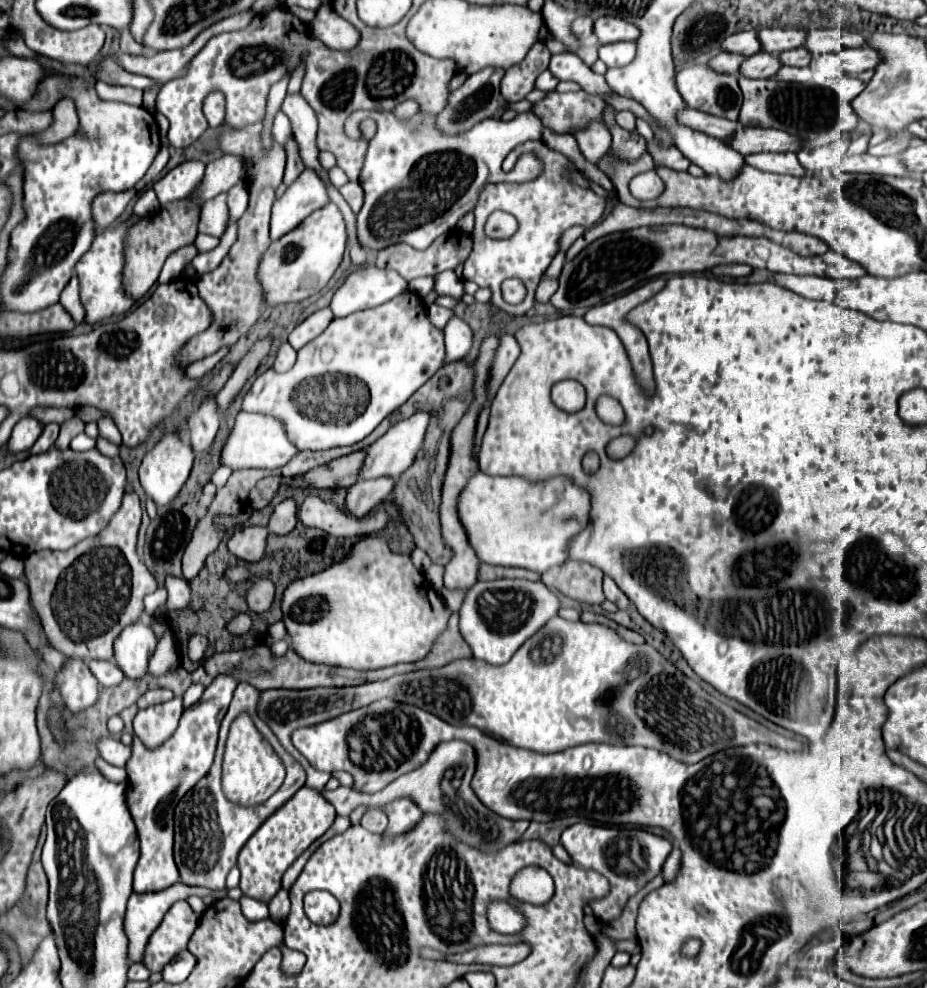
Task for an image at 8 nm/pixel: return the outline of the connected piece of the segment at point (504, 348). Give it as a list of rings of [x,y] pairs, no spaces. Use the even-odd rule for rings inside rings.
[[[502,336],[500,338],[500,348],[498,348],[498,354],[494,358],[494,372],[492,372],[492,378],[490,378],[490,386],[492,386],[492,396],[496,394],[500,382],[506,378],[506,374],[510,372],[512,364],[516,362],[520,354],[520,344],[516,342],[514,336]]]

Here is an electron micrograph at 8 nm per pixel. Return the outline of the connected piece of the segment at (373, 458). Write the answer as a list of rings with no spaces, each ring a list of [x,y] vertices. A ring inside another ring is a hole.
[[[416,412],[416,414],[410,416],[408,420],[400,420],[398,424],[394,424],[382,438],[378,438],[378,440],[368,448],[368,458],[364,460],[364,470],[360,472],[360,478],[362,478],[362,480],[380,478],[380,476],[398,478],[404,470],[408,470],[408,468],[412,466],[412,462],[416,460],[416,454],[418,454],[420,448],[424,446],[430,418],[432,418],[430,412]]]

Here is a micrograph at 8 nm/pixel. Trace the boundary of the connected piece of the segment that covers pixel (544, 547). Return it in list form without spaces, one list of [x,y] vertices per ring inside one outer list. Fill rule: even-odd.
[[[478,472],[460,494],[460,520],[464,522],[464,528],[472,538],[472,546],[476,546],[476,554],[480,554],[482,562],[494,566],[518,566],[544,574],[568,560],[572,536],[578,536],[590,522],[590,506],[590,492],[578,486],[572,478],[554,476],[542,482],[532,482],[520,476],[488,476]]]

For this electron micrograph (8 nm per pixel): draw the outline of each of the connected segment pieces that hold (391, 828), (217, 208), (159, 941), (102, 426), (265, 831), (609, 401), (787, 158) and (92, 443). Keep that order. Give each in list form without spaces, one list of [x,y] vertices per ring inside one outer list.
[[[398,798],[394,802],[388,802],[382,806],[382,810],[386,812],[390,824],[386,828],[386,836],[396,836],[396,834],[404,834],[408,832],[422,816],[422,810],[416,806],[416,802],[412,798]]]
[[[218,194],[216,198],[208,200],[202,206],[198,232],[222,236],[228,226],[228,220],[230,220],[230,212],[228,212],[228,204],[226,204],[226,194]]]
[[[176,902],[176,906],[168,910],[164,922],[152,934],[146,946],[144,966],[150,972],[160,972],[176,954],[186,950],[199,919],[200,917],[192,912],[188,902]]]
[[[100,418],[98,420],[98,430],[100,430],[100,438],[110,440],[112,444],[122,444],[122,436],[120,430],[116,430],[116,424],[110,418]]]
[[[288,802],[280,806],[268,818],[258,832],[244,844],[244,850],[240,852],[238,858],[238,868],[240,868],[240,890],[244,896],[258,898],[258,900],[270,900],[276,896],[280,890],[280,880],[282,874],[292,866],[292,862],[314,842],[318,840],[334,822],[336,810],[328,802],[314,802],[312,806],[300,804],[300,802],[290,802],[292,808],[288,808]]]
[[[600,396],[596,402],[596,412],[598,412],[600,420],[604,420],[608,424],[620,424],[622,420],[625,420],[621,404],[612,396]]]
[[[750,154],[744,158],[746,164],[756,166],[766,172],[778,172],[778,174],[790,174],[790,176],[808,176],[806,168],[798,162],[796,154]]]
[[[78,434],[78,436],[72,440],[70,448],[72,448],[72,450],[78,450],[78,452],[84,452],[84,450],[92,450],[92,448],[96,448],[96,440],[88,438],[86,434]]]

